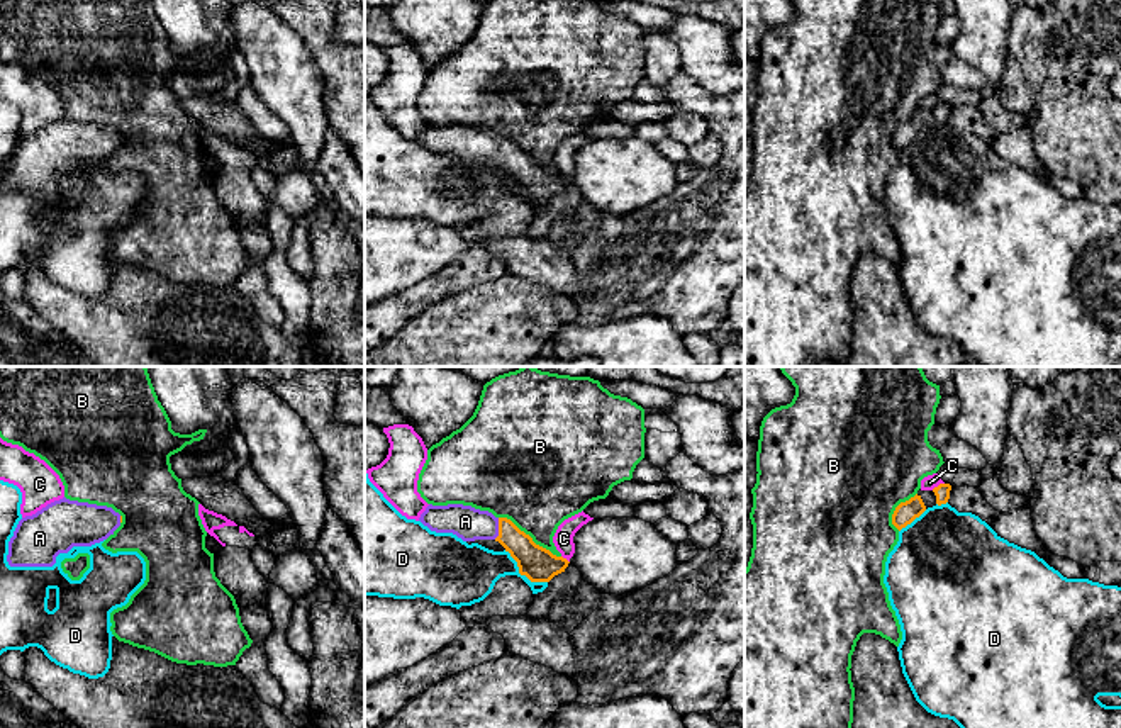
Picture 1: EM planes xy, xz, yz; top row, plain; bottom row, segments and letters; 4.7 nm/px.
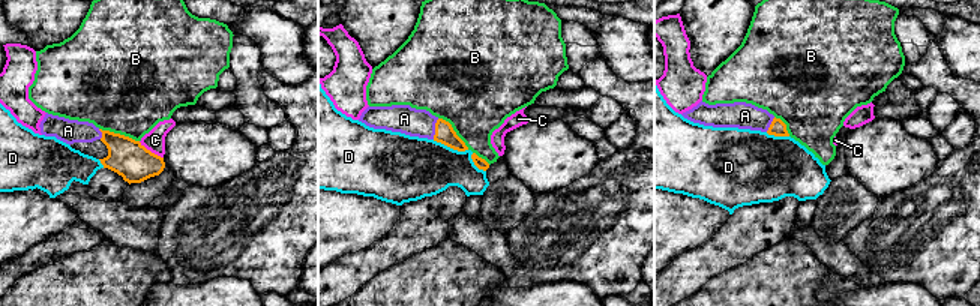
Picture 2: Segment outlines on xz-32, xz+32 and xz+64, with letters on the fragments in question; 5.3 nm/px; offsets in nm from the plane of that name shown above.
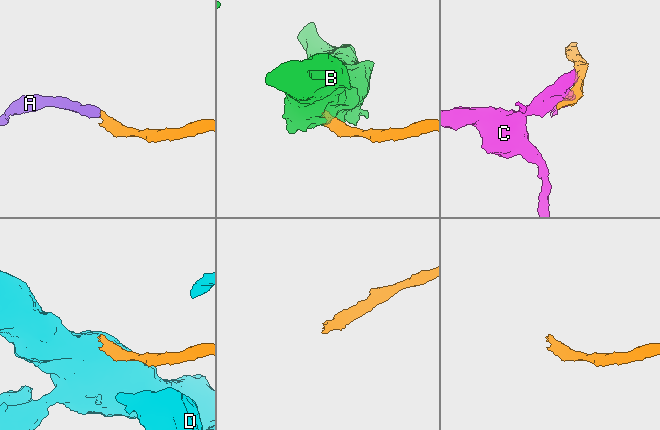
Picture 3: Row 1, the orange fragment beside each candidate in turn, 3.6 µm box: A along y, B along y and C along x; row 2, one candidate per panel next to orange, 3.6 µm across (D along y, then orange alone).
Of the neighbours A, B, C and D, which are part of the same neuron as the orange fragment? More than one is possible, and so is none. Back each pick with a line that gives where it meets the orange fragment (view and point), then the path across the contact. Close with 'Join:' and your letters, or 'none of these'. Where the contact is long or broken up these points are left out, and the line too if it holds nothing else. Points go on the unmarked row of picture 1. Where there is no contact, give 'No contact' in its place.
A: Touches orange at xz (499, 148). Path across: xz (538, 184), (499, 148), (465, 141)
Join: A

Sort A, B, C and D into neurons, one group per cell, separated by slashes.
A / B / C / D

